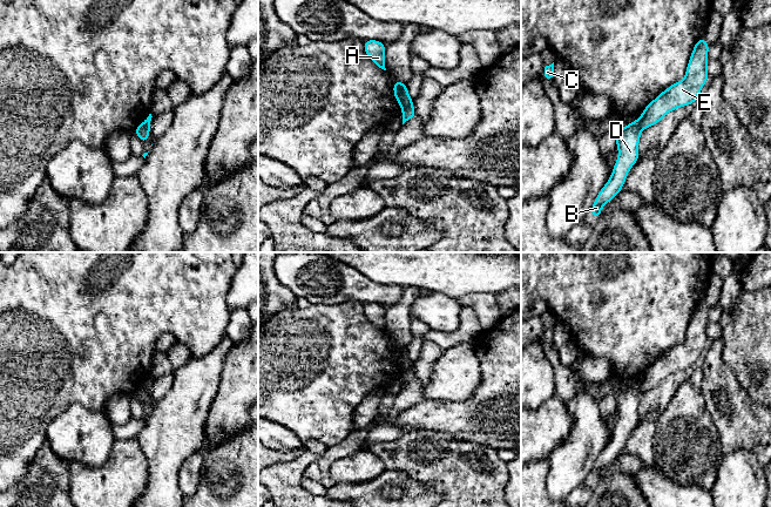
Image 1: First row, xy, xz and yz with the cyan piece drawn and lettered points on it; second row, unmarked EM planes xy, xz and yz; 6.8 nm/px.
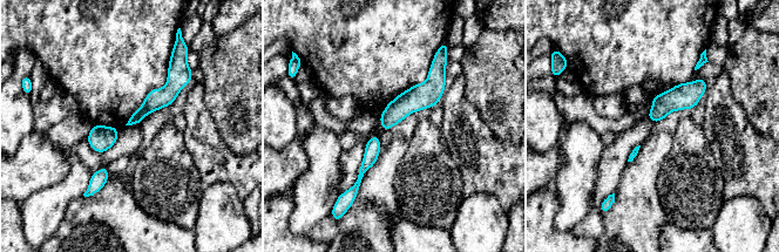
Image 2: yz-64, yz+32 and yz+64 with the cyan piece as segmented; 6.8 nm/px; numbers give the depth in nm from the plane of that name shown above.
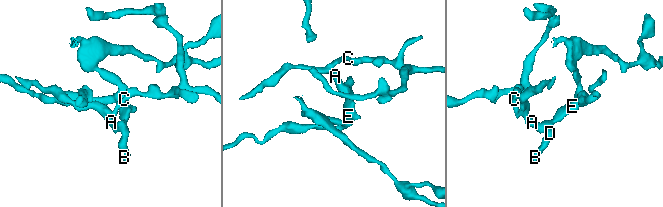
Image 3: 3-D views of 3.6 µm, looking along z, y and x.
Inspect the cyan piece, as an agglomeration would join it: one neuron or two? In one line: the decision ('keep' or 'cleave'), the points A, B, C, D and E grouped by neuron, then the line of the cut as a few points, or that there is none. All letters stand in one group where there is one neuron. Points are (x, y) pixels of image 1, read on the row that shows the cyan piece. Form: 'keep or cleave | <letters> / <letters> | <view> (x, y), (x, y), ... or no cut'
cleave | A B C D / E | xz (411, 106), (403, 109)

